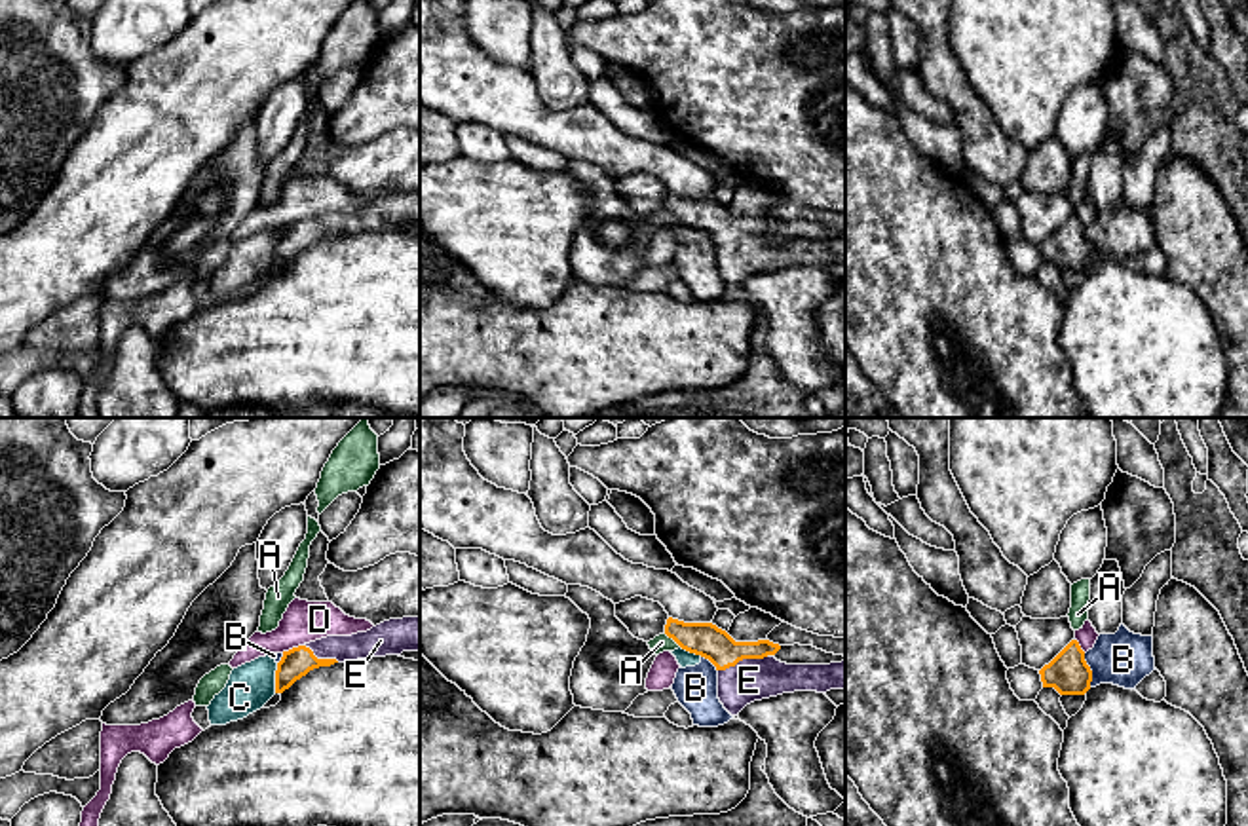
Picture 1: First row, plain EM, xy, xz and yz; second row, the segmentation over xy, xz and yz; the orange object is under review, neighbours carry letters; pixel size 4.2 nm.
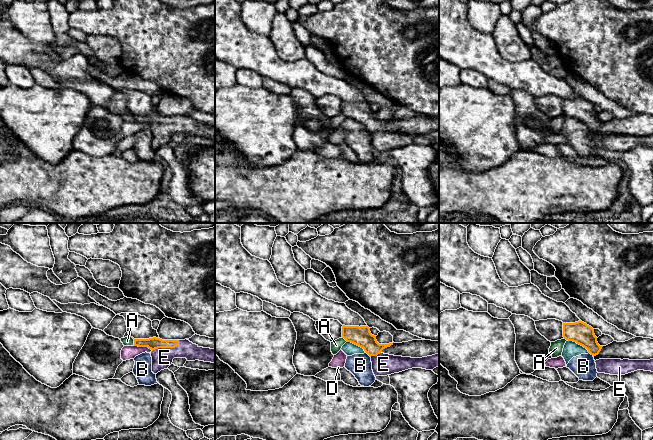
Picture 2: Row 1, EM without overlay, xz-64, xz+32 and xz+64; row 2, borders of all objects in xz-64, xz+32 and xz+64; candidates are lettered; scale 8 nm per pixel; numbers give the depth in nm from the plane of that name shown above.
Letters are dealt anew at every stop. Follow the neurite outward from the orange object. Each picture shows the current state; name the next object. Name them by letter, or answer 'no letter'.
E

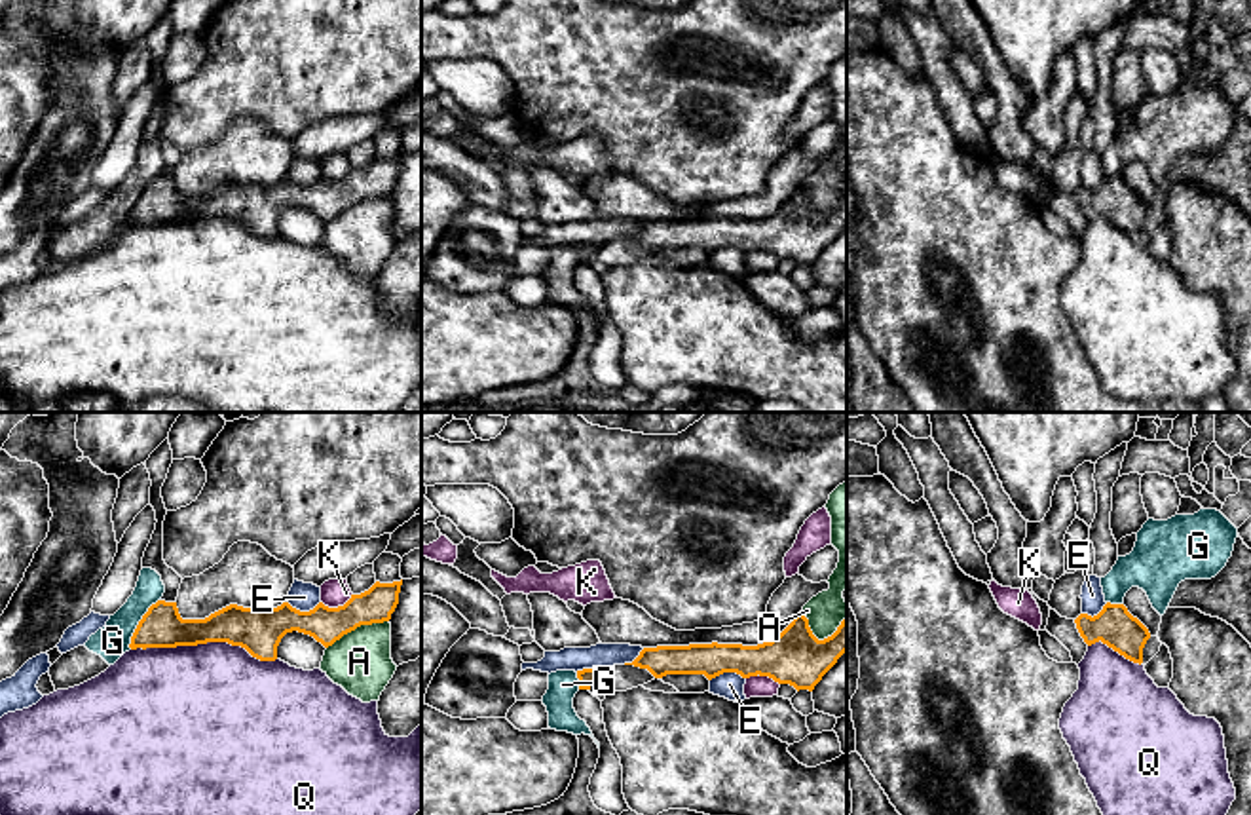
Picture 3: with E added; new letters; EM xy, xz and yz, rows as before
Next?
no letter

